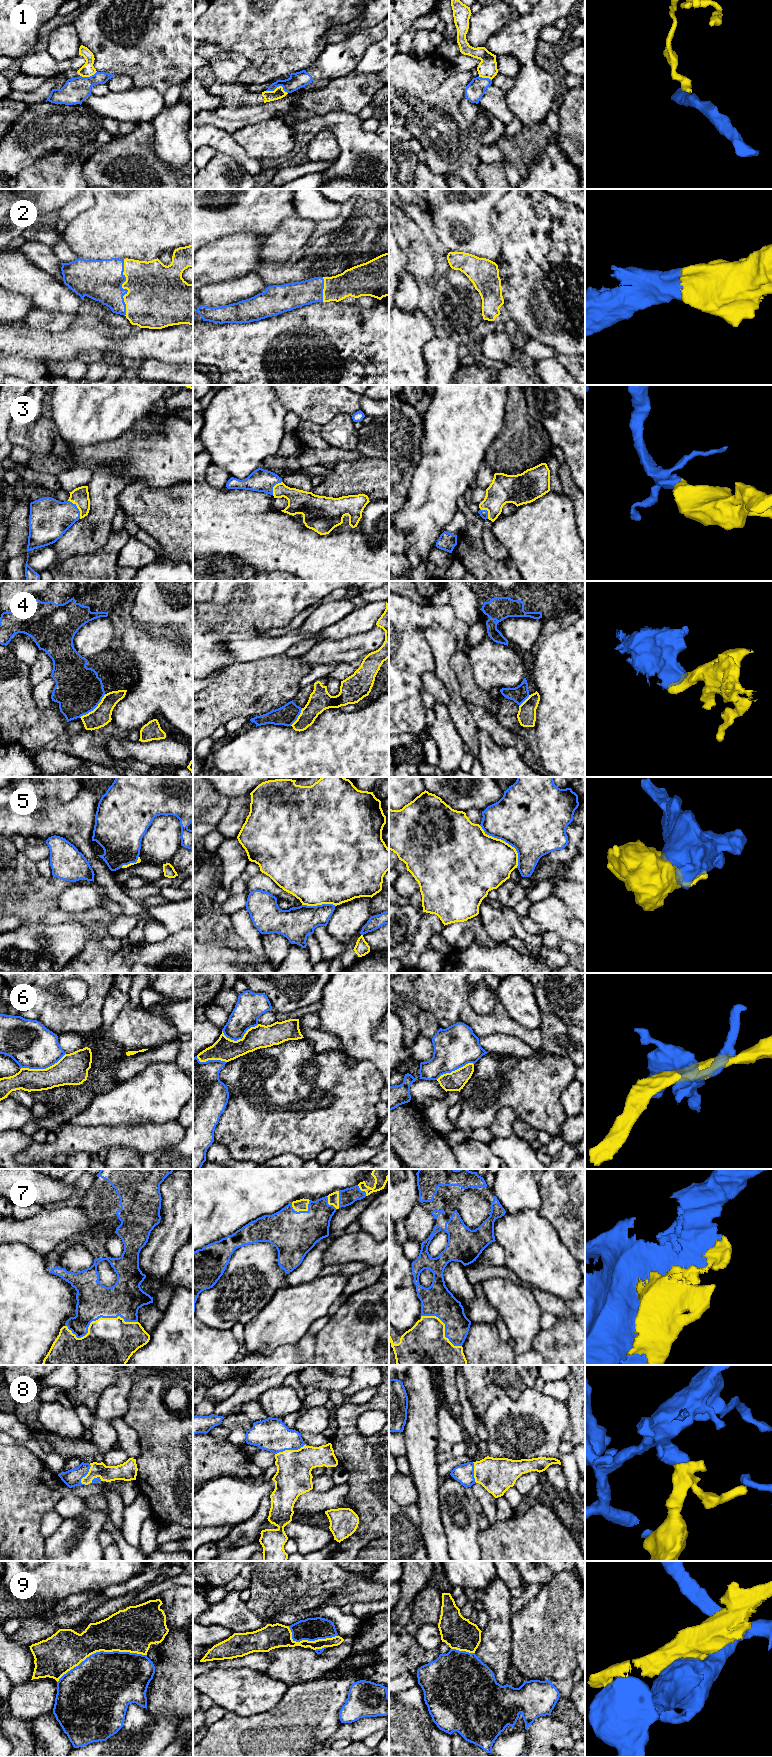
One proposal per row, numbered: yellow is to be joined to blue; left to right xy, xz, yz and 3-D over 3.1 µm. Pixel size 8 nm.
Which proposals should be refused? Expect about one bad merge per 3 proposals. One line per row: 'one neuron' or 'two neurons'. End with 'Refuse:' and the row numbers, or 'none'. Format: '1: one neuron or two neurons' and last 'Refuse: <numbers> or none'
1: two neurons
2: one neuron
3: one neuron
4: two neurons
5: two neurons
6: two neurons
7: one neuron
8: one neuron
9: two neurons
Refuse: 1, 4, 5, 6, 9

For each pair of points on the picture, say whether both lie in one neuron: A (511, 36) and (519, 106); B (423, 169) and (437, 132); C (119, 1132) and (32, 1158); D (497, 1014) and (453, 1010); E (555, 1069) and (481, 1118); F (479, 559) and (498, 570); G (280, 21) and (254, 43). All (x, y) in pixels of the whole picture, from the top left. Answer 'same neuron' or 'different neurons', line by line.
A: same neuron
B: different neurons
C: same neuron
D: same neuron
E: same neuron
F: same neuron
G: same neuron

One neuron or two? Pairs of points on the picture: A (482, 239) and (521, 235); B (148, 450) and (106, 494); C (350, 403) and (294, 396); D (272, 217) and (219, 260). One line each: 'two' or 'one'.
A: two
B: two
C: one
D: two

